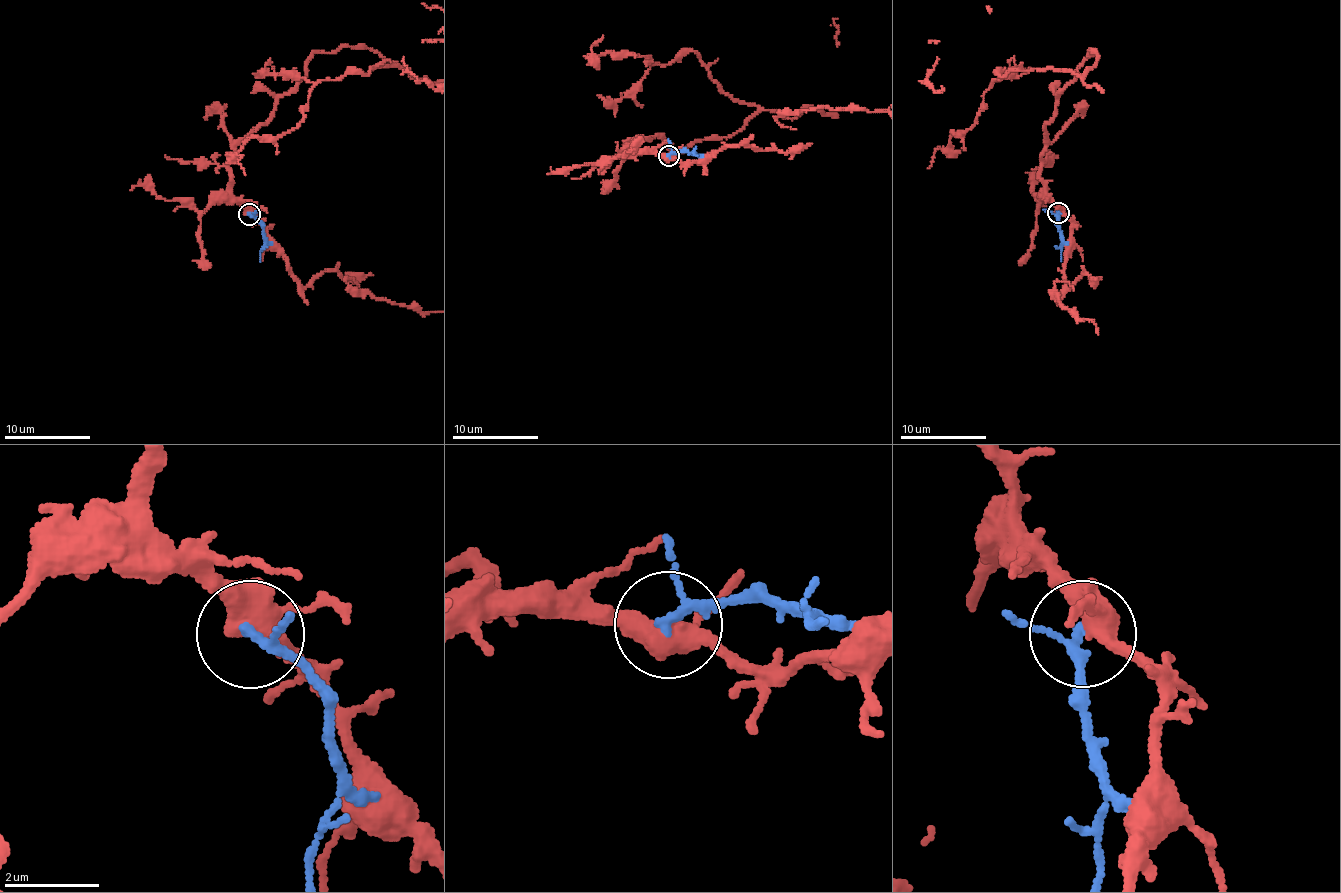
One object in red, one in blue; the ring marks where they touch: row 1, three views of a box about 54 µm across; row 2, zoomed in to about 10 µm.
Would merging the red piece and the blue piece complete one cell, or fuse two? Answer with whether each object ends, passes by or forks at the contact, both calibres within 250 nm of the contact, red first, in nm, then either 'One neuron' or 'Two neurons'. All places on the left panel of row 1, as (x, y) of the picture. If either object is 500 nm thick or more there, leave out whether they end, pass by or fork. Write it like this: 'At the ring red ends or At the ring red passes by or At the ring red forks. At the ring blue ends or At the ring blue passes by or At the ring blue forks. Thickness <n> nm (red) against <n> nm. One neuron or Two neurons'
At the ring red forks. At the ring blue passes by. Thickness 440 nm (red) against 170 nm. Two neurons

